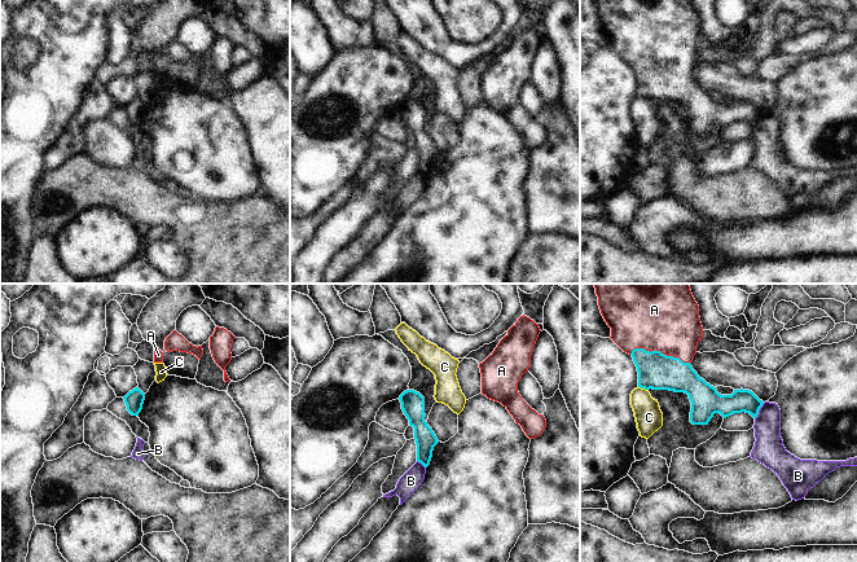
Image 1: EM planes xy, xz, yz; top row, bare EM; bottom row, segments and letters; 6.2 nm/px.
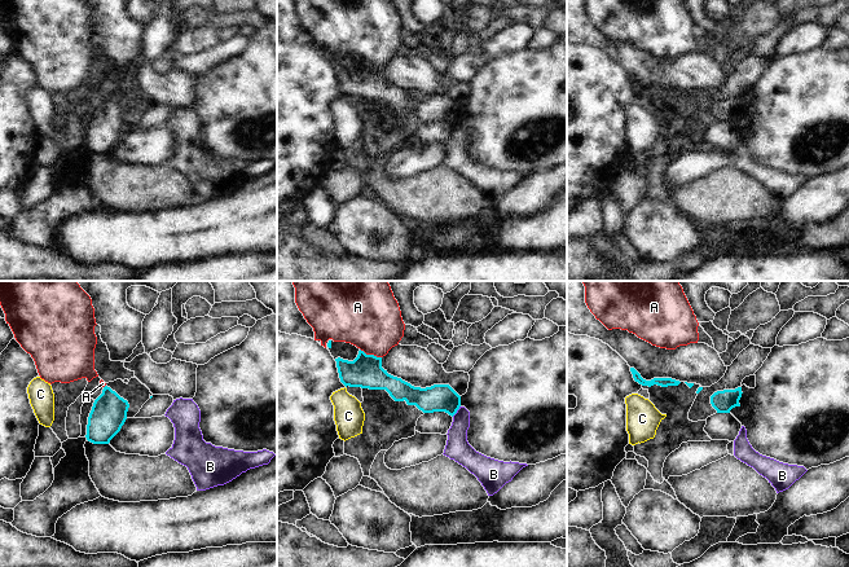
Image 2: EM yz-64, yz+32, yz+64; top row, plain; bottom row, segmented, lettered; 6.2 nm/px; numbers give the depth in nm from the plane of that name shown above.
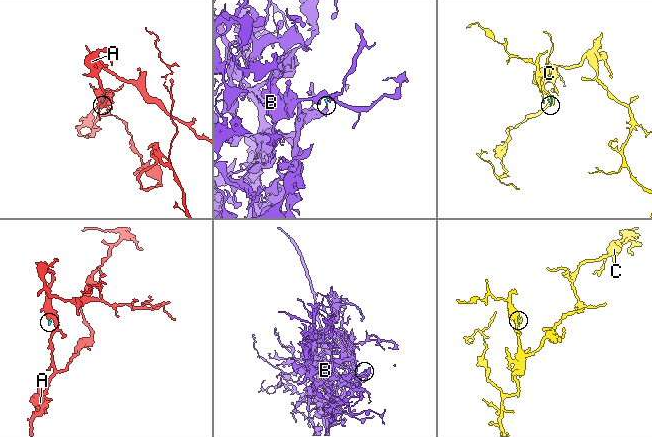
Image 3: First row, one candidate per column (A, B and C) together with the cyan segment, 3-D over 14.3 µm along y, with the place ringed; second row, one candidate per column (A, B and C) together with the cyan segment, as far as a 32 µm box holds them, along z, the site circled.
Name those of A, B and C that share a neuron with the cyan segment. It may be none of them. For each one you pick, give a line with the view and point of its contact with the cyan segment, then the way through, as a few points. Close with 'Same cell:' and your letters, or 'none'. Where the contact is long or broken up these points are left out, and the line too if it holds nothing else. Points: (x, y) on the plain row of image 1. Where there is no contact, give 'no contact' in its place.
A: contact yz (659, 61)
Same cell: A

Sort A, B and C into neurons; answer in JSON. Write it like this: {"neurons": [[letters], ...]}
{"neurons": [["A"], ["B"], ["C"]]}

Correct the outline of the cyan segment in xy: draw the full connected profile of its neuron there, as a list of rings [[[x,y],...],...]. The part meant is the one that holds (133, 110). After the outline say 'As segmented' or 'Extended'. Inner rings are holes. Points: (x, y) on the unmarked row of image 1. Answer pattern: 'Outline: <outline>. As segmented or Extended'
Outline: [[[136,97],[132,101],[129,101],[123,109],[127,115],[127,120],[132,126],[139,126],[139,123],[142,119],[145,104],[139,97]]]. As segmented.

